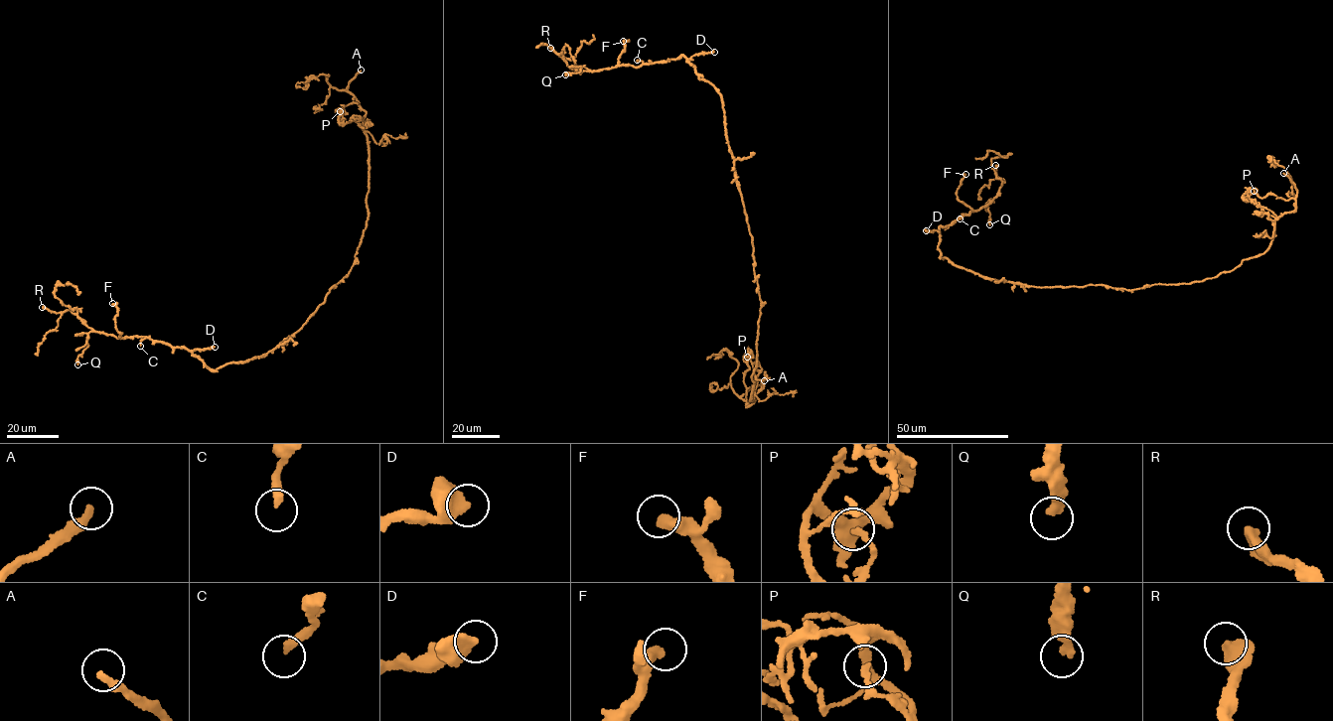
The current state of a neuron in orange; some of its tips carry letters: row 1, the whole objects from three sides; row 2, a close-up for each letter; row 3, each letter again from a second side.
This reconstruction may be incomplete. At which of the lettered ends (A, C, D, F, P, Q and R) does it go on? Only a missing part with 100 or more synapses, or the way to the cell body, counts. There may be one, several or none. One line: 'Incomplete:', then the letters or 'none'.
Incomplete: A

